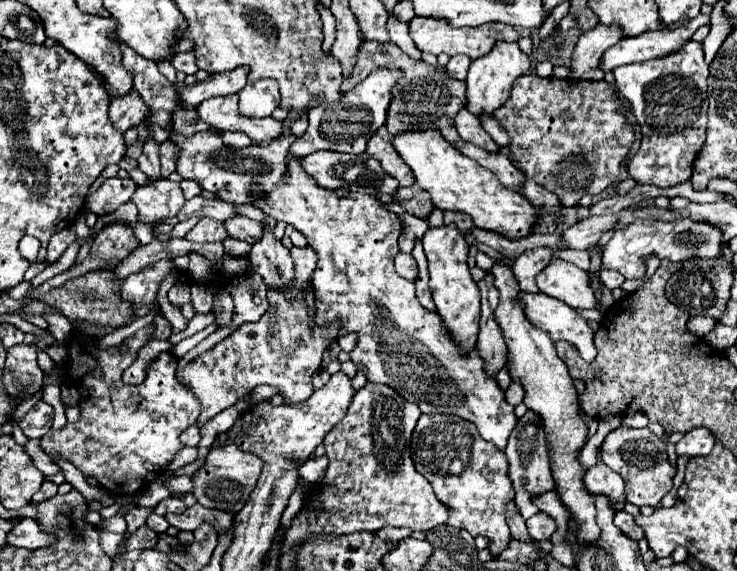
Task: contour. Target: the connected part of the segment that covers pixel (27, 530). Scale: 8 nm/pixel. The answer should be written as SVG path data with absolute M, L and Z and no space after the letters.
M23 520L19 526L15 526L7 534L7 540L9 544L19 544L23 548L39 548L51 544L51 538L47 538L33 520Z

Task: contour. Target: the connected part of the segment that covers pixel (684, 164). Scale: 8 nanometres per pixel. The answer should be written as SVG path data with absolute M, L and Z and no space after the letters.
M689 42L675 56L627 64L613 70L619 94L629 102L641 124L643 142L629 162L629 174L639 184L667 188L689 180L693 160L699 154L707 132L707 78L709 66L703 60L703 44Z

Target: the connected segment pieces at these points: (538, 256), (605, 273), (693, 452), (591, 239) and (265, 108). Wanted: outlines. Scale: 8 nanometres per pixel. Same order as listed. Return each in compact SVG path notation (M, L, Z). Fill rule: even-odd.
M535 248L535 250L527 250L523 252L515 264L513 264L513 274L521 286L523 292L539 292L539 288L535 286L535 274L539 274L557 254L557 248Z
M601 270L601 280L603 280L603 284L609 290L613 290L613 288L621 288L623 286L625 276L619 274L619 272L615 272L615 270Z
M695 428L675 444L675 452L677 456L689 456L689 458L703 456L713 450L713 444L715 440L711 438L711 432L707 428Z
M605 214L605 216L589 216L575 226L563 230L561 238L569 248L575 250L587 250L599 242L603 232L611 230L617 226L617 216L615 214Z
M249 82L239 92L239 108L247 118L265 118L279 106L279 88L277 82Z

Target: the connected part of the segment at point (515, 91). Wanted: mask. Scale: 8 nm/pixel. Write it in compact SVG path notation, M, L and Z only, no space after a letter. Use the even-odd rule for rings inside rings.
M529 72L529 74L525 74L523 78L517 78L517 80L513 82L509 100L507 100L501 108L497 108L497 110L493 112L493 116L501 122L501 126L507 130L507 134L509 134L509 138L511 138L511 142L509 142L509 154L515 158L519 170L521 170L527 178L531 178L531 180L535 180L537 184L541 184L543 188L547 188L549 192L557 194L557 198L561 200L563 206L577 206L579 200L581 200L585 194L597 196L597 194L601 194L603 190L607 190L613 182L617 182L617 178L619 178L619 174L621 174L621 164L623 164L623 160L625 160L625 156L627 156L627 152L629 152L629 148L631 148L631 142L633 142L633 138L635 138L635 136L633 136L633 126L631 126L631 124L625 120L625 116L619 112L619 100L617 100L615 92L611 90L611 86L609 86L605 80L599 80L599 82L583 82L583 80L571 80L571 78L559 80L559 78L541 78L541 76L537 76L535 72Z

